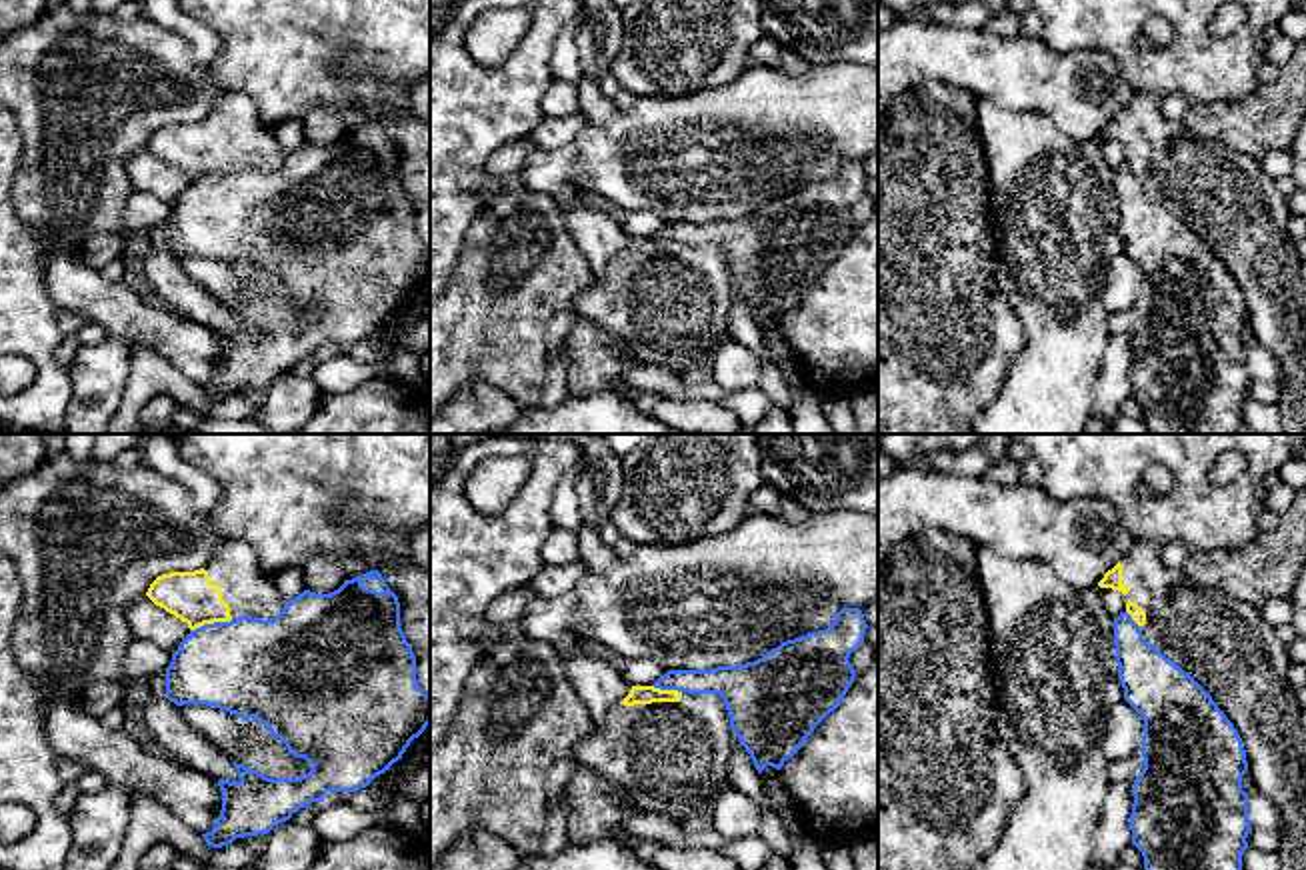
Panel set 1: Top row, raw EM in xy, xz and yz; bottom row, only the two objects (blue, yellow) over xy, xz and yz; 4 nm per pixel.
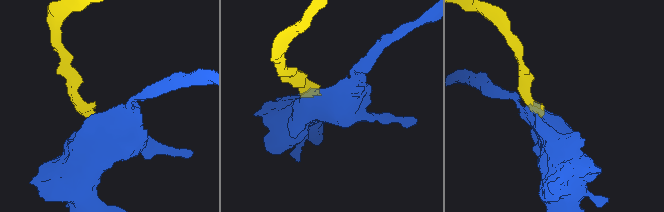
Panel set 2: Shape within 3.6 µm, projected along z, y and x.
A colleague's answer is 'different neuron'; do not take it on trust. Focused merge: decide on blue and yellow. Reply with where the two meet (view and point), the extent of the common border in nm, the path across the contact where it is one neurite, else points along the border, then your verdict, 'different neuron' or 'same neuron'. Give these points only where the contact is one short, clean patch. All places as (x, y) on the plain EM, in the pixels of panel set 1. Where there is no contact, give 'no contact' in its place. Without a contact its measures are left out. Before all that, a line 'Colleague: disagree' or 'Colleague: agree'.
Colleague: agree
contact xy (210, 176); length 180 nm; border xy (232, 170), (204, 174), (190, 182); different neuron

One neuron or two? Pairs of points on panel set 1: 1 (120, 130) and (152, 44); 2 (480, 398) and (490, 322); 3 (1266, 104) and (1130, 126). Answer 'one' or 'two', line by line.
1: one
2: two
3: two

